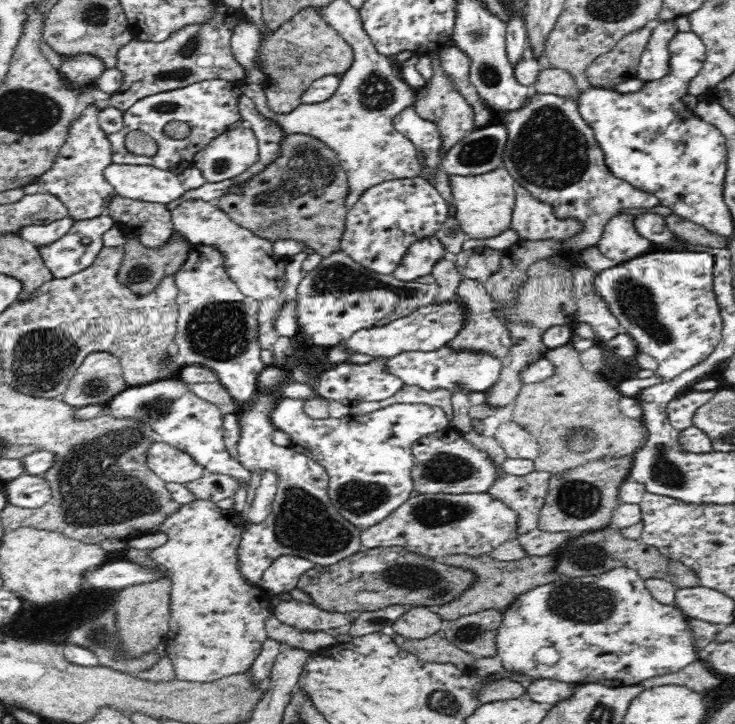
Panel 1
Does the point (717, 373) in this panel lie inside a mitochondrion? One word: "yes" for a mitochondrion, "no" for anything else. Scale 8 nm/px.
no

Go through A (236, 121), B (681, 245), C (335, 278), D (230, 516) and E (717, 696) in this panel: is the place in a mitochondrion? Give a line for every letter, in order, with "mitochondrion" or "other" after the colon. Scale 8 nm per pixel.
A: other
B: other
C: mitochondrion
D: other
E: other

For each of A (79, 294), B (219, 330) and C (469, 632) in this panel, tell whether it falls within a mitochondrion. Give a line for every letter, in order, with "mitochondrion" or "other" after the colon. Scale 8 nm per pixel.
A: other
B: mitochondrion
C: mitochondrion

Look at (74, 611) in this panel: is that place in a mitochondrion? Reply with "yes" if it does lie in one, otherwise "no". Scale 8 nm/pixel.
yes

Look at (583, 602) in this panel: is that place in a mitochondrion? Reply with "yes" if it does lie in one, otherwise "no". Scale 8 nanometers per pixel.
yes

